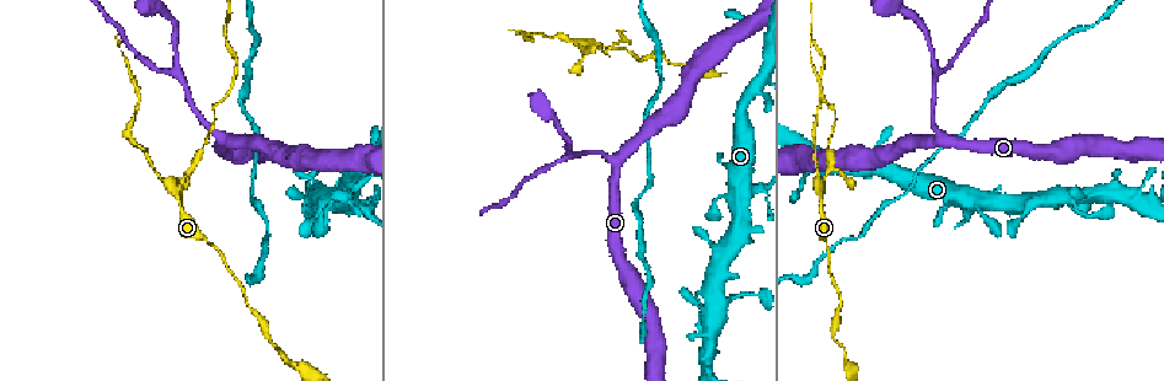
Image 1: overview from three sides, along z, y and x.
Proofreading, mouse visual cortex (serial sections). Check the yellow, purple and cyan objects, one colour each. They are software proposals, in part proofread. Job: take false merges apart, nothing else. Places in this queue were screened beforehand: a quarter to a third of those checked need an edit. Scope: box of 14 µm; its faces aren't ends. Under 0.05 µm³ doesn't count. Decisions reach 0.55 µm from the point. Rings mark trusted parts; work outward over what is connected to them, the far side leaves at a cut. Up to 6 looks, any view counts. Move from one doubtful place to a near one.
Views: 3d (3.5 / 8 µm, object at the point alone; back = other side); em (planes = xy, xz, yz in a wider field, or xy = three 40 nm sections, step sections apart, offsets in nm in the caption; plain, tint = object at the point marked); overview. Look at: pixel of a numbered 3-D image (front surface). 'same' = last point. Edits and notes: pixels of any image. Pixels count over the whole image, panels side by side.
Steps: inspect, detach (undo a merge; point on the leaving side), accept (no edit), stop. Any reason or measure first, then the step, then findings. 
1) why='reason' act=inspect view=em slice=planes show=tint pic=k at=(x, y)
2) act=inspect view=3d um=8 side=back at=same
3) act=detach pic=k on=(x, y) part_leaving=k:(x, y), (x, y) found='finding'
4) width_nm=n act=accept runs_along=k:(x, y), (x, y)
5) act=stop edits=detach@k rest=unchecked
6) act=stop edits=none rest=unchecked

why='abrupt turn' act=inspect view=3d um=8 pic=1 at=(749, 192)

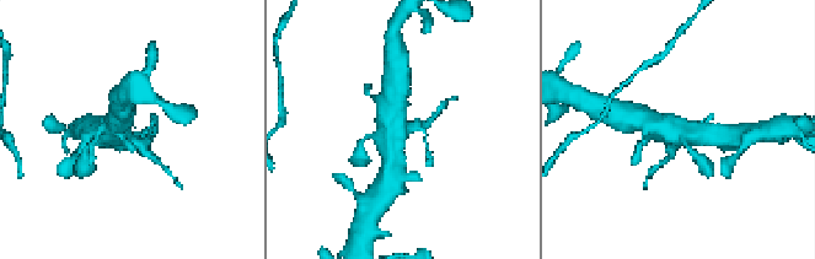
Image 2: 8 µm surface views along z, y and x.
why='closer look' act=inspect view=3d um=3.5 pic=2 at=(403, 130)

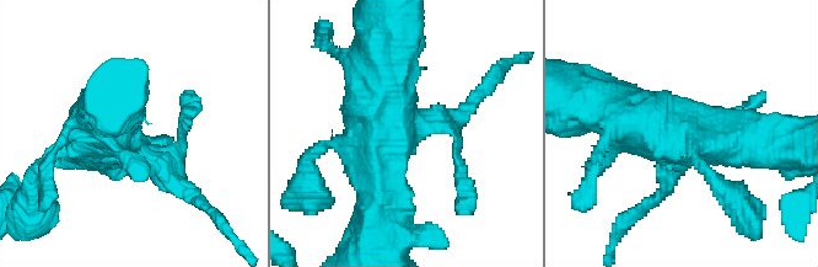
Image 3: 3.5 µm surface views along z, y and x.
why='need the tissue' act=inspect view=em slice=xy step=2 show=tint pic=3 at=(405, 126)

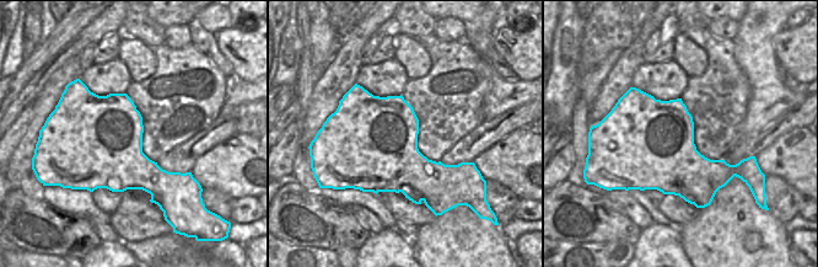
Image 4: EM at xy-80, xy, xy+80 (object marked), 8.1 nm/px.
act=accept runs_along=3:(611, 105), (651, 128), (764, 143) found='one cell here'

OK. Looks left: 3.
why='four or more arms meet' act=inspect view=3d um=3.5 pic=1 at=(1090, 192)

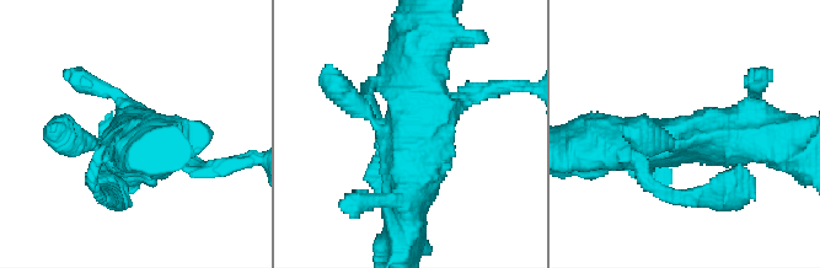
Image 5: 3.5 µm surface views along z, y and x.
act=inspect view=em slice=xy step=2 show=tint pic=5 at=(685, 134)

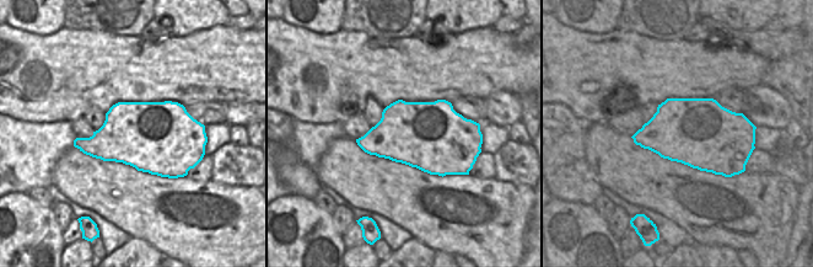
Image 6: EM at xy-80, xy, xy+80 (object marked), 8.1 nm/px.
width_nm=550 act=accept runs_along=5:(432, 31), (408, 191) found='continuous, no second cell'

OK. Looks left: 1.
act=stop edits=none rest=unchecked

